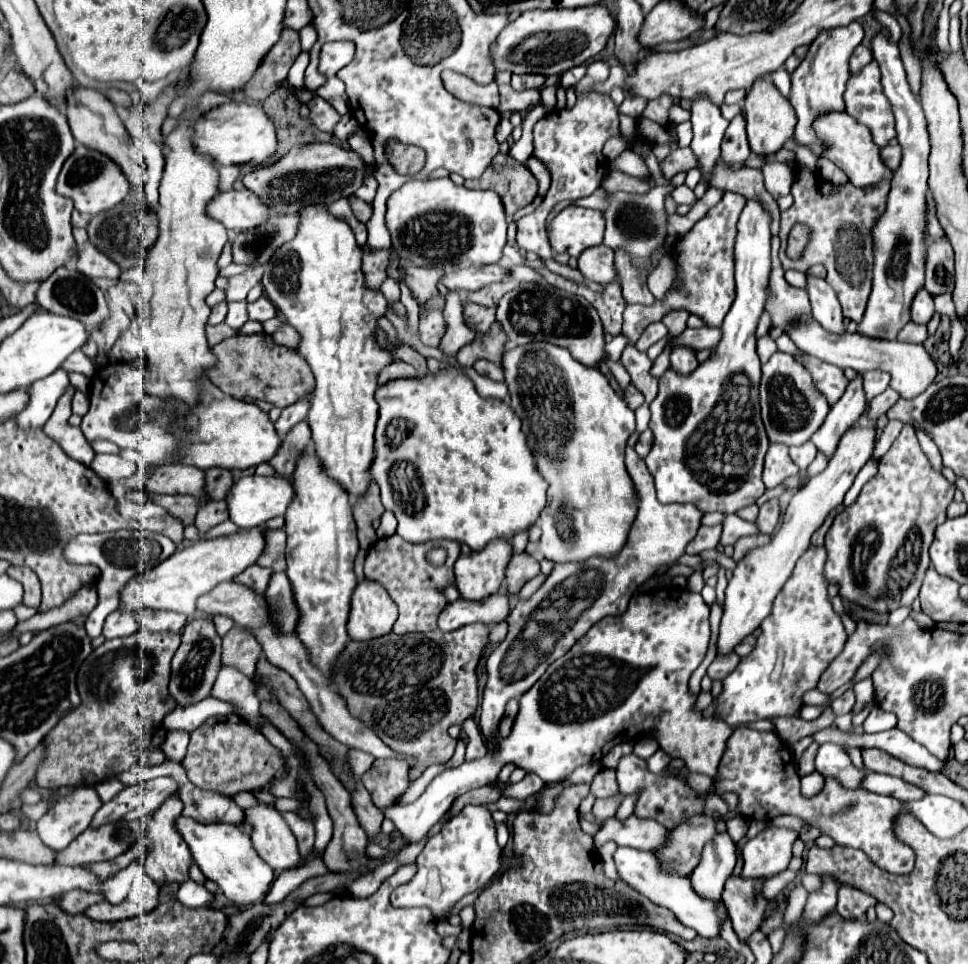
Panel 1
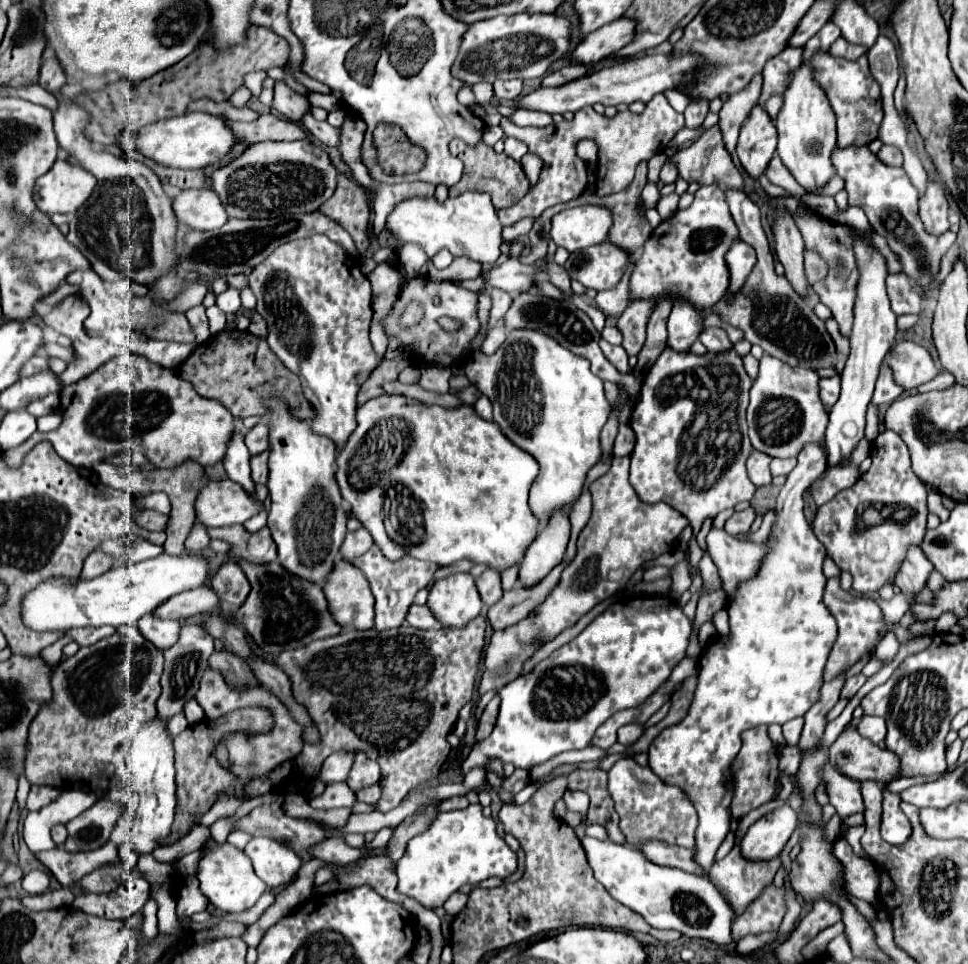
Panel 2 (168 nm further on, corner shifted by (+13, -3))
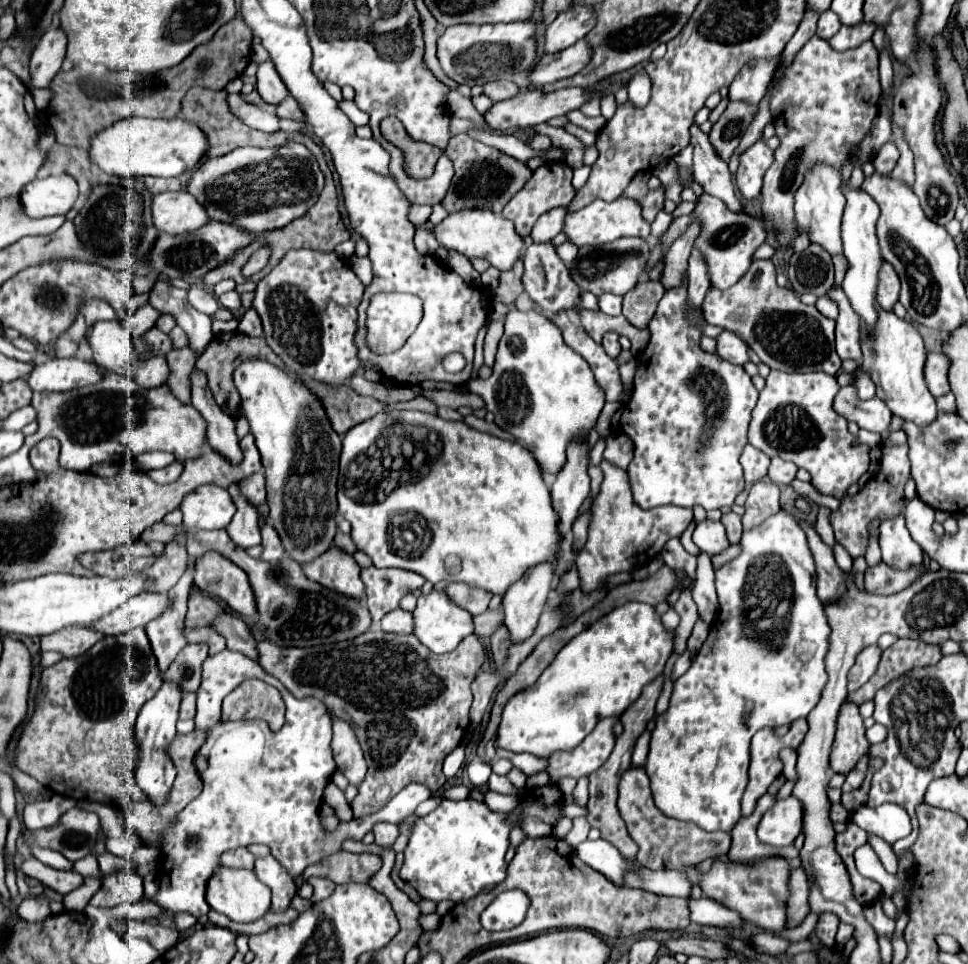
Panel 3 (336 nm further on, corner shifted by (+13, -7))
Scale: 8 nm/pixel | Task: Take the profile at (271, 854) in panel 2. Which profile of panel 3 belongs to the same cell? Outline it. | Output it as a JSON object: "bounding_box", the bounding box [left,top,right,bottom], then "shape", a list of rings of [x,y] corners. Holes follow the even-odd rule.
{"bounding_box":[255,855,297,913],"shape":[[[273,855],[259,857],[255,861],[255,875],[261,883],[265,883],[273,897],[271,897],[271,913],[283,913],[289,909],[291,899],[297,895],[297,887],[289,873],[281,869],[281,865],[273,859]]]}

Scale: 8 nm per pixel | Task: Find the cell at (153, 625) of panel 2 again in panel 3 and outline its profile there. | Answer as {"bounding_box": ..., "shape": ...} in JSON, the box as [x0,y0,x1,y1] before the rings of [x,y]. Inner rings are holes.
{"bounding_box":[145,561,193,675],"shape":[[[189,561],[185,575],[179,579],[179,583],[169,591],[169,597],[173,597],[173,609],[165,609],[167,613],[161,613],[161,617],[149,621],[145,625],[147,637],[153,647],[153,655],[157,659],[159,673],[163,675],[165,669],[173,663],[181,647],[187,645],[183,637],[183,619],[187,611],[187,597],[193,587],[193,565]]]}

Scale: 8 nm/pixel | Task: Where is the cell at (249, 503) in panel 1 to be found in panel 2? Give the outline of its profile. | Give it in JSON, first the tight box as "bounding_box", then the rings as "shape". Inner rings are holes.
{"bounding_box":[197,479,265,527],"shape":[[[229,479],[209,481],[197,497],[197,521],[205,527],[227,527],[245,523],[263,511],[265,505],[253,493],[245,493],[241,485]]]}

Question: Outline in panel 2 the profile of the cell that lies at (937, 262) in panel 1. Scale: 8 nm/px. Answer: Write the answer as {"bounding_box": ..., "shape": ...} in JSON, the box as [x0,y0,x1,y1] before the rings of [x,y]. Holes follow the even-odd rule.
{"bounding_box":[919,181,949,235],"shape":[[[929,181],[927,183],[927,193],[919,203],[919,215],[921,221],[925,225],[927,233],[933,235],[941,235],[949,229],[949,219],[947,219],[947,191],[943,189],[943,185]]]}

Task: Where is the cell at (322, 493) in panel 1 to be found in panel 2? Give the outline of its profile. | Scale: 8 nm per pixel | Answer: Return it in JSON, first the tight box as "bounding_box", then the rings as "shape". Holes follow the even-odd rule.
{"bounding_box":[267,399,347,587],"shape":[[[271,399],[269,407],[273,413],[269,417],[271,455],[267,487],[271,493],[271,509],[267,527],[277,545],[283,569],[323,587],[347,533],[343,497],[333,471],[337,449],[327,437],[315,435],[305,421],[293,419],[281,401]]]}

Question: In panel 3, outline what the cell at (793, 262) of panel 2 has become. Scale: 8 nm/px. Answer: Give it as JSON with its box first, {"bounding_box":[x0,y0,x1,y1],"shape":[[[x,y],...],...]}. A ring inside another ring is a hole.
{"bounding_box":[761,35,879,249],"shape":[[[813,35],[801,47],[793,65],[785,69],[777,93],[773,93],[773,125],[775,135],[781,139],[775,149],[775,161],[765,173],[761,191],[761,211],[773,223],[779,247],[785,249],[797,237],[793,195],[801,181],[811,173],[813,165],[841,165],[853,145],[857,145],[869,131],[871,121],[879,111],[879,71],[877,49],[871,41],[857,49],[835,51],[829,41]]]}

